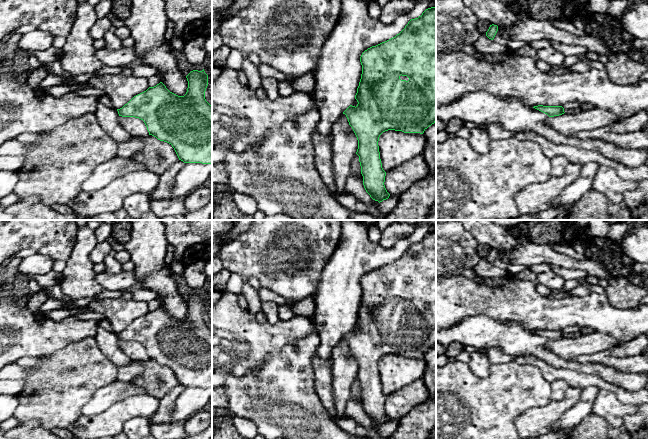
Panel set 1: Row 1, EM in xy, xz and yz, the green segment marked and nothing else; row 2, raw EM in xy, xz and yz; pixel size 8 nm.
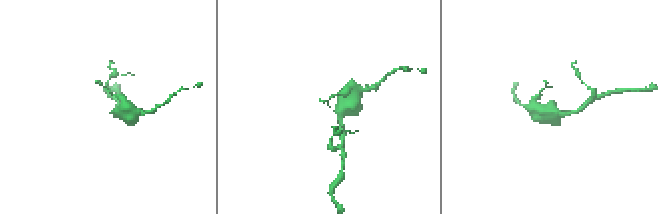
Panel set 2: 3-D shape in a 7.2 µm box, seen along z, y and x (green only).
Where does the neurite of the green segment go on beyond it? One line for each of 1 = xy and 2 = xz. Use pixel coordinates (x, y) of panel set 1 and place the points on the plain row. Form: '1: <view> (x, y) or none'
1: none
2: none

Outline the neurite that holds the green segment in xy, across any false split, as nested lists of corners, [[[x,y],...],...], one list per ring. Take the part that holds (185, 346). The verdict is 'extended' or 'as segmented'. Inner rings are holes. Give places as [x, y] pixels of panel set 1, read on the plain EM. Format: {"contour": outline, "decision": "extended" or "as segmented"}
{"contour": [[[193,294],[187,300],[188,312],[184,320],[170,316],[160,306],[154,311],[134,320],[122,332],[117,333],[119,340],[135,341],[144,345],[149,359],[167,366],[174,372],[179,384],[184,387],[212,389],[212,330],[205,323],[208,299]]], "decision": "as segmented"}

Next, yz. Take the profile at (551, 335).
{"contour": [[[538,329],[533,332],[547,338],[549,341],[559,340],[564,338],[564,332],[562,330],[543,330]]], "decision": "as segmented"}

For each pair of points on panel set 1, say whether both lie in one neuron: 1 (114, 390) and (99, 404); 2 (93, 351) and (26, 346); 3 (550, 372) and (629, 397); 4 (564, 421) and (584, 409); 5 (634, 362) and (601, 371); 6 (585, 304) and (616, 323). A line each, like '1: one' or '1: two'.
1: one
2: two
3: one
4: one
5: two
6: one

